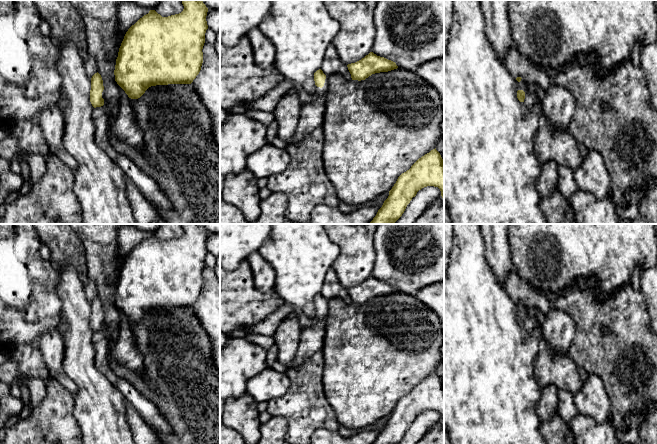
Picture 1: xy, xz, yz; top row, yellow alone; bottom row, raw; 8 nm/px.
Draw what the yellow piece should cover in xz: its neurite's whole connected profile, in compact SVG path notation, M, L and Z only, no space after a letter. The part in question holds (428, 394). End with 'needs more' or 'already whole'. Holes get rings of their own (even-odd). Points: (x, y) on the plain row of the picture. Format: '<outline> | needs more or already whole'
M436 372L398 401L373 444L398 444L417 416L427 410L438 411L444 423L444 384Z | already whole

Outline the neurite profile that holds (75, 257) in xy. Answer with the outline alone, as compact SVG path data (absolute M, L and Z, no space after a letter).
M34 224L40 236L41 242L51 250L51 262L57 268L63 264L71 265L77 272L80 281L85 286L89 282L87 274L87 262L84 247L70 224Z

